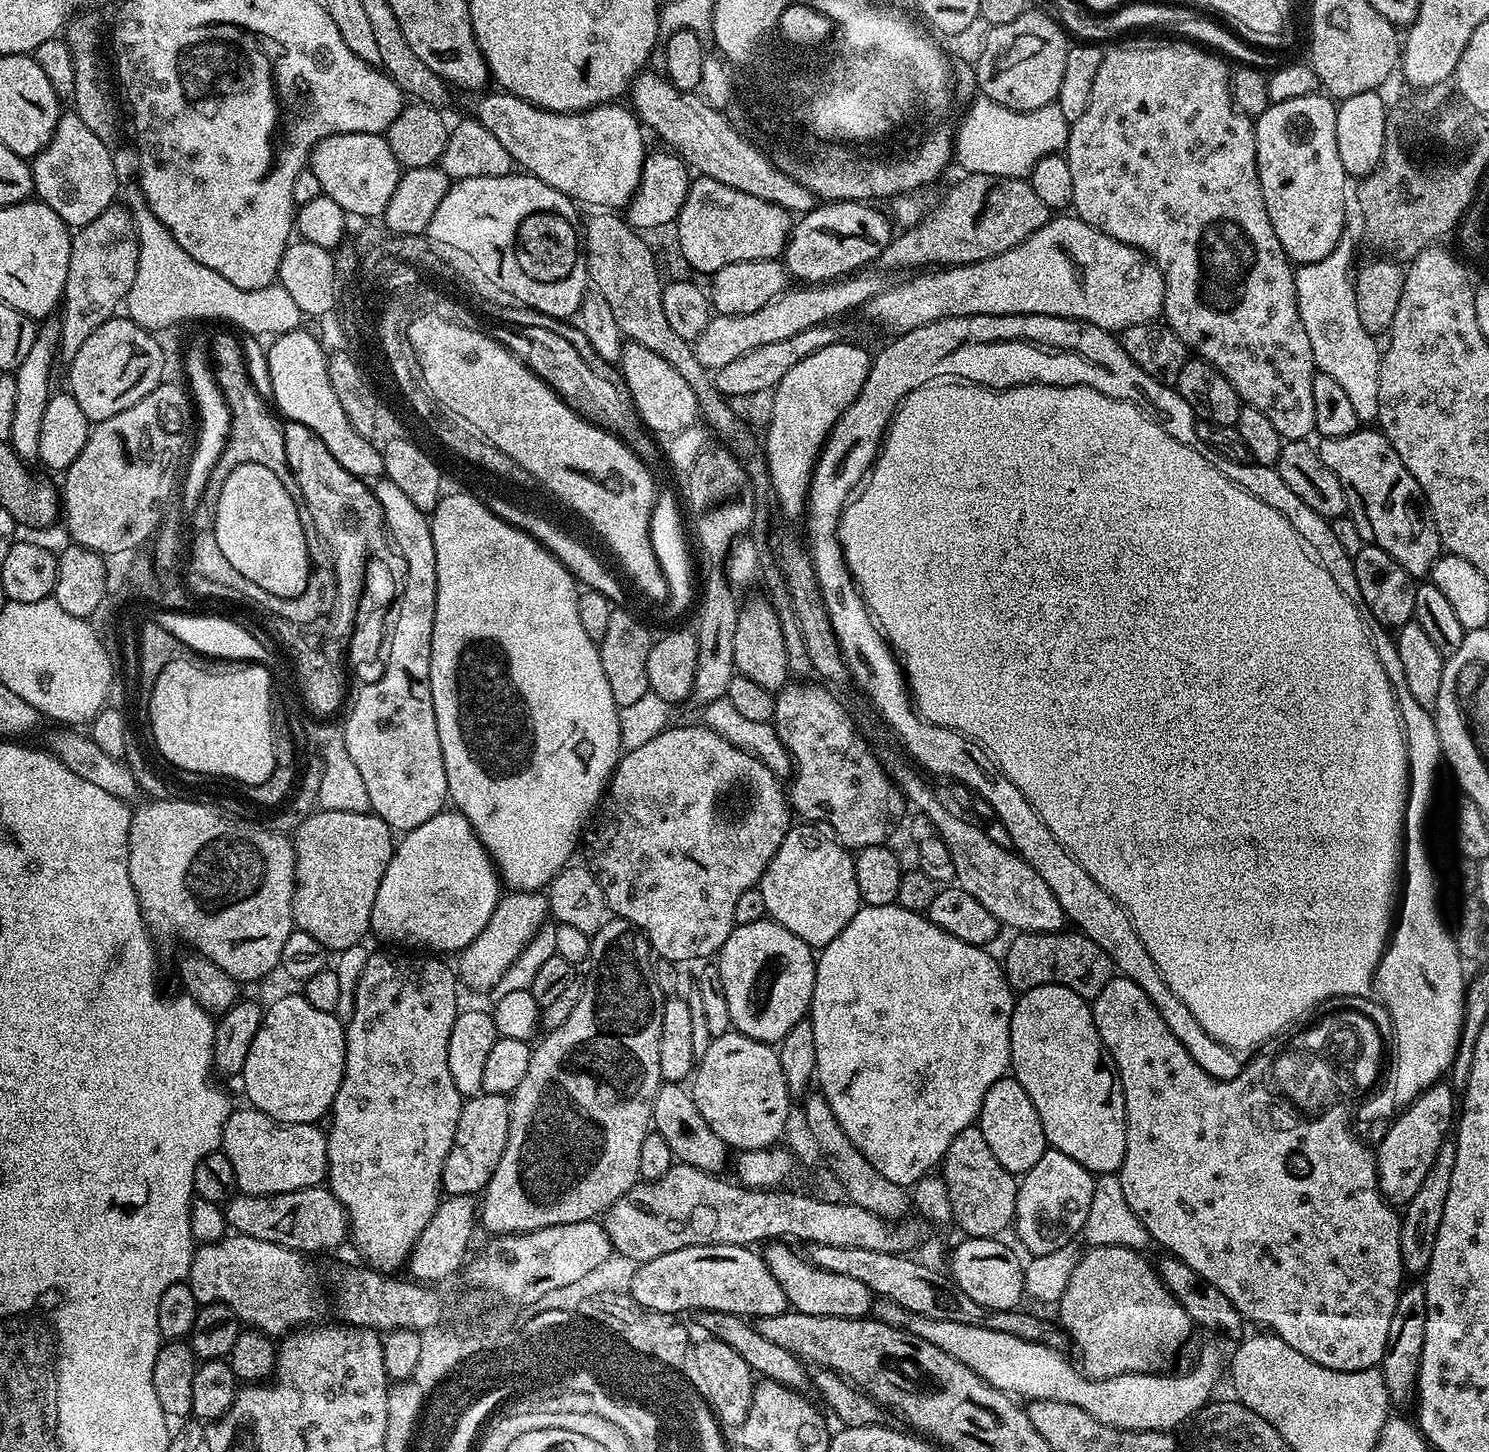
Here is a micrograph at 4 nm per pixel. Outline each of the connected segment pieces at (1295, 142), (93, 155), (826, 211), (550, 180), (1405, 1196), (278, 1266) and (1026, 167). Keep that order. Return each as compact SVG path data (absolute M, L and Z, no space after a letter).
M1317 94L1290 98L1290 102L1269 103L1268 109L1254 120L1258 182L1262 186L1266 214L1270 218L1270 226L1274 226L1274 234L1278 234L1282 250L1296 266L1322 262L1322 258L1326 258L1326 254L1338 246L1338 238L1344 229L1346 173L1342 158L1338 158L1336 110L1337 105L1327 95Z
M64 110L61 111L60 121L48 145L39 154L31 157L32 187L35 195L43 204L50 206L50 210L54 210L54 214L58 214L58 218L62 218L69 229L77 230L86 227L88 223L93 222L94 218L98 218L103 211L111 207L117 199L115 198L116 192L118 196L116 164L112 161L112 151L109 145L102 142L102 138L98 138L98 134L94 134L94 130L90 130L90 126L86 126L86 122L82 122L77 112Z
M859 200L824 202L803 213L795 221L788 234L788 245L784 247L782 263L789 277L796 279L797 276L800 279L797 281L815 286L851 276L871 265L894 235L893 221L885 213L884 216L876 206Z
M503 90L495 91L479 97L475 119L493 132L527 175L536 176L581 205L597 204L600 210L620 210L632 200L644 165L646 132L631 107L613 102L585 112L547 112Z
M1451 1083L1432 1084L1425 1092L1418 1094L1418 1098L1413 1104L1409 1104L1391 1121L1393 1124L1389 1126L1388 1133L1381 1138L1380 1145L1375 1145L1376 1177L1380 1183L1380 1193L1389 1204L1406 1206L1410 1202L1410 1198L1414 1198L1414 1194L1418 1194L1422 1181L1426 1179L1426 1173L1429 1172L1430 1166L1434 1166L1434 1158L1438 1158L1438 1150L1444 1145L1449 1133L1453 1131L1454 1112L1452 1116L1452 1107L1455 1104L1457 1107L1458 1100L1457 1097L1455 1100L1452 1095L1454 1095L1454 1089Z
M228 1234L212 1243L201 1243L192 1253L192 1265L188 1271L187 1284L194 1294L197 1305L225 1304L234 1310L241 1325L265 1332L273 1338L307 1325L316 1316L316 1280L312 1268L299 1251L283 1248L274 1242L262 1242L258 1238Z
M977 95L969 104L972 105L969 106L960 129L954 132L954 160L957 165L960 163L964 167L965 173L977 172L1006 178L1024 178L1031 173L1032 167L1042 157L1055 156L1061 150L1067 149L1070 121L1055 102L1029 112L1010 110L982 95Z

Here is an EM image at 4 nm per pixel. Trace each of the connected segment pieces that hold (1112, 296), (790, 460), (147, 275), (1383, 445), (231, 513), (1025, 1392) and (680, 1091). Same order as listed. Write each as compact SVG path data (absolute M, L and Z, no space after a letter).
M1075 214L1053 215L1030 238L1018 246L973 264L957 264L943 270L924 270L912 274L901 284L885 286L874 299L862 308L863 314L877 320L888 334L909 332L951 316L1057 316L1081 320L1102 330L1119 334L1122 329L1150 324L1161 319L1164 311L1164 279L1160 269L1145 252L1129 244L1104 236L1094 226L1082 222Z
M856 342L826 346L810 354L810 358L802 358L771 393L772 413L768 416L768 433L762 436L762 455L768 461L775 507L777 504L789 521L805 515L808 482L816 467L816 457L828 441L829 430L842 418L850 402L858 398L871 365L870 352L859 348Z
M132 182L125 188L123 185L122 192L123 195L124 192L128 195L126 204L135 224L138 248L137 274L126 299L128 319L149 330L176 328L183 320L225 320L226 323L233 324L233 326L228 325L233 329L241 328L242 331L253 332L256 336L269 335L268 337L272 338L297 331L301 327L302 313L298 310L294 298L286 294L286 290L280 283L277 282L258 290L242 290L234 286L234 282L226 282L226 278L222 278L218 270L210 270L210 266L202 266L202 262L190 258L190 254L186 254L182 246L178 246L174 234L170 234L170 230L166 230L166 226L162 226L160 219L150 210L146 198L140 193L139 183Z
M1357 430L1342 438L1321 439L1318 451L1322 462L1326 462L1326 466L1330 466L1334 474L1338 474L1338 482L1342 482L1342 490L1348 499L1348 512L1358 526L1362 538L1386 550L1386 554L1390 554L1390 558L1394 558L1394 562L1404 567L1413 578L1427 577L1442 555L1442 545L1436 523L1432 521L1432 514L1424 505L1422 490L1418 482L1414 482L1410 470L1402 466L1402 458L1398 458L1394 446L1390 446L1384 433L1379 430L1364 431Z
M244 464L238 466L236 470L230 472L230 476L223 483L222 494L218 494L218 502L216 503L216 538L219 550L223 557L227 559L235 570L238 570L242 577L248 578L250 582L254 582L256 587L266 594L274 594L278 598L294 598L298 594L302 594L302 590L306 590L306 582L308 581L308 543L306 542L306 534L302 534L302 522L300 521L300 504L297 497L287 492L286 486L281 482L277 475L270 469L259 464Z
M879 1301L874 1308L877 1319L884 1324L894 1325L895 1328L905 1328L916 1337L924 1338L934 1346L938 1346L951 1357L958 1358L967 1368L974 1370L983 1380L995 1388L1001 1389L1009 1395L1026 1398L1027 1401L1044 1400L1069 1403L1086 1410L1098 1422L1109 1424L1122 1430L1141 1432L1142 1430L1158 1430L1166 1432L1176 1430L1184 1419L1195 1417L1196 1413L1213 1399L1212 1387L1220 1376L1220 1364L1216 1360L1200 1360L1193 1372L1172 1374L1157 1374L1154 1372L1131 1372L1125 1376L1115 1376L1109 1380L1089 1380L1081 1374L1075 1365L1062 1356L1057 1349L1046 1347L1040 1341L1018 1338L1014 1334L1006 1334L998 1330L989 1330L986 1327L969 1326L962 1322L944 1322L942 1319L930 1319L922 1315L914 1315L892 1301Z
M661 1083L660 1089L652 1100L652 1123L651 1127L662 1138L666 1138L666 1146L670 1146L673 1157L679 1163L689 1164L703 1172L713 1174L723 1173L723 1168L730 1164L730 1149L727 1144L710 1130L706 1118L698 1114L698 1106L694 1106L694 1098L691 1091L683 1083Z

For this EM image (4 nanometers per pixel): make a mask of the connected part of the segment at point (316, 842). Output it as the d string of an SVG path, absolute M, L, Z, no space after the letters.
M316 810L305 815L304 820L296 828L296 836L291 837L292 845L296 851L296 889L292 899L292 922L299 931L310 934L329 953L339 954L361 943L363 936L369 935L369 924L371 922L371 910L374 907L374 898L378 898L378 886L382 886L382 874L386 874L386 866L390 866L390 858L394 847L394 830L382 818L378 818L371 811L367 812L347 812L346 810Z

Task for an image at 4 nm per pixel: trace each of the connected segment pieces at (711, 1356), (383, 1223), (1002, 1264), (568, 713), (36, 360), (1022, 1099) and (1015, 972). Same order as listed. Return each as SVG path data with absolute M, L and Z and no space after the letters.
M704 1338L697 1348L695 1345L691 1349L686 1363L686 1377L725 1429L736 1430L742 1422L746 1422L757 1377L738 1350L726 1346L726 1342L721 1340Z
M384 950L388 952L375 952L369 955L368 961L365 964L365 969L362 970L361 976L357 980L356 989L353 991L353 1016L346 1023L344 1030L344 1041L346 1042L346 1058L344 1059L344 1073L342 1074L342 1086L338 1090L338 1094L332 1103L332 1111L330 1113L330 1121L332 1125L327 1125L326 1135L328 1138L328 1175L326 1177L326 1186L334 1194L334 1198L338 1198L338 1202L342 1202L342 1206L348 1212L348 1227L350 1229L351 1243L356 1243L356 1248L365 1256L367 1263L376 1270L392 1270L388 1268L405 1267L406 1261L412 1254L412 1247L418 1242L418 1238L422 1234L422 1230L426 1230L426 1226L430 1222L430 1218L434 1218L436 1207L442 1199L442 1185L440 1175L442 1174L442 1166L446 1162L446 1154L450 1154L450 1146L454 1142L454 1130L458 1130L458 1114L460 1113L460 1105L462 1097L458 1094L458 1086L454 1086L454 1078L450 1078L450 1062L448 1061L448 1051L450 1050L450 1030L456 1021L458 1005L456 1005L456 984L458 985L458 976L455 971L452 972L443 964L443 959L437 958L432 954L404 954L408 956L399 956L399 951Z
M973 1236L961 1239L961 1244L952 1252L951 1279L978 1306L986 1306L990 1310L1011 1312L1021 1307L1020 1299L1025 1299L1024 1269L1025 1265L1016 1257L1012 1248L1003 1244L1003 1239L987 1236Z
M468 492L445 495L435 512L431 513L430 523L438 570L434 638L430 650L430 694L434 702L434 718L438 722L442 762L446 766L448 800L451 807L470 822L482 846L492 857L501 881L509 889L517 892L544 890L573 859L572 851L576 843L581 843L586 821L597 811L622 755L620 714L614 702L614 694L610 694L610 682L606 682L606 674L602 671L597 641L586 634L586 630L582 630L582 622L578 618L578 580L567 563L548 552L531 534L508 524L492 512L484 500L482 502Z
M48 318L39 325L34 346L30 346L30 354L14 370L18 398L14 398L14 426L10 426L8 440L12 449L25 462L39 461L38 433L42 431L42 414L46 414L46 402L54 391L52 385L52 362L57 357L60 325L55 319Z
M1005 1078L994 1082L990 1090L986 1090L986 1098L982 1098L982 1106L978 1117L978 1126L982 1130L982 1138L990 1142L990 1151L1002 1166L1010 1170L1027 1170L1034 1166L1038 1158L1046 1151L1046 1141L1042 1122L1034 1110L1034 1102L1021 1088L1015 1078Z
M1079 930L1056 932L1023 932L1013 935L1008 953L1002 956L1004 976L1008 985L1017 993L1030 990L1034 986L1057 984L1074 990L1083 1000L1093 1001L1110 982L1114 975L1112 959L1098 942L1094 942Z

